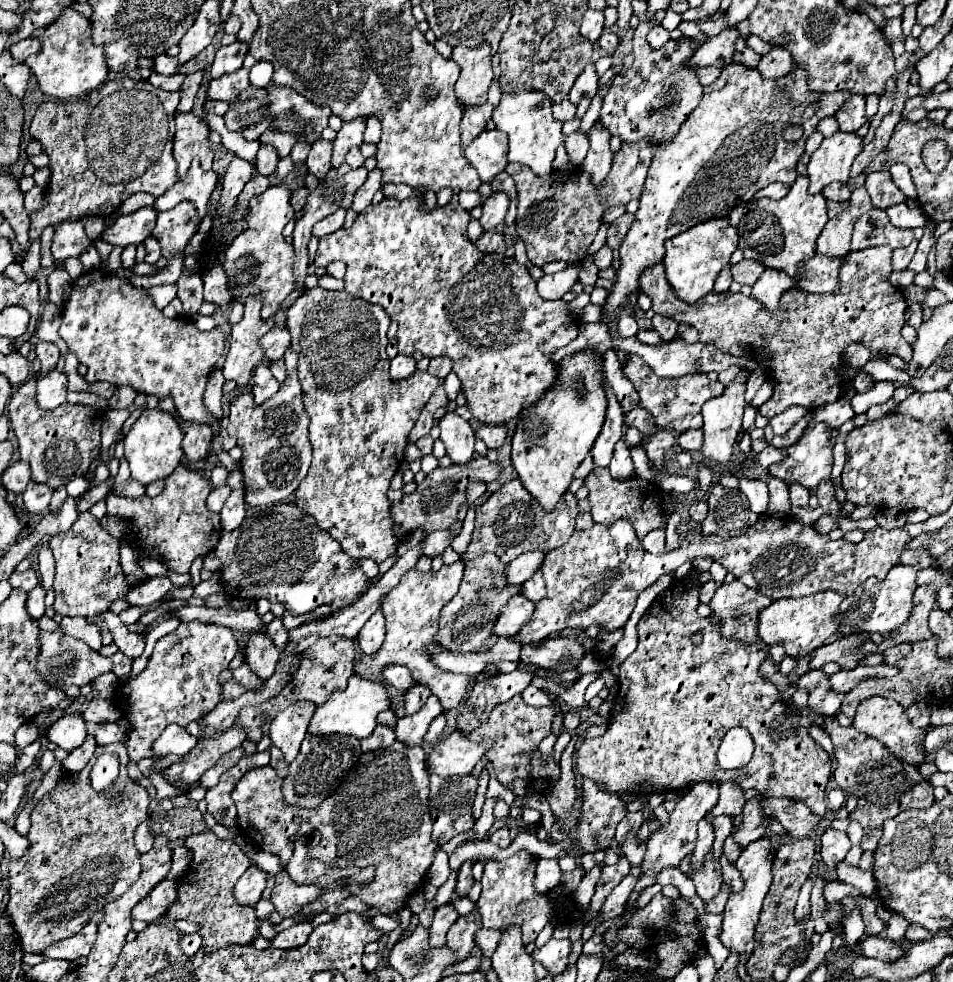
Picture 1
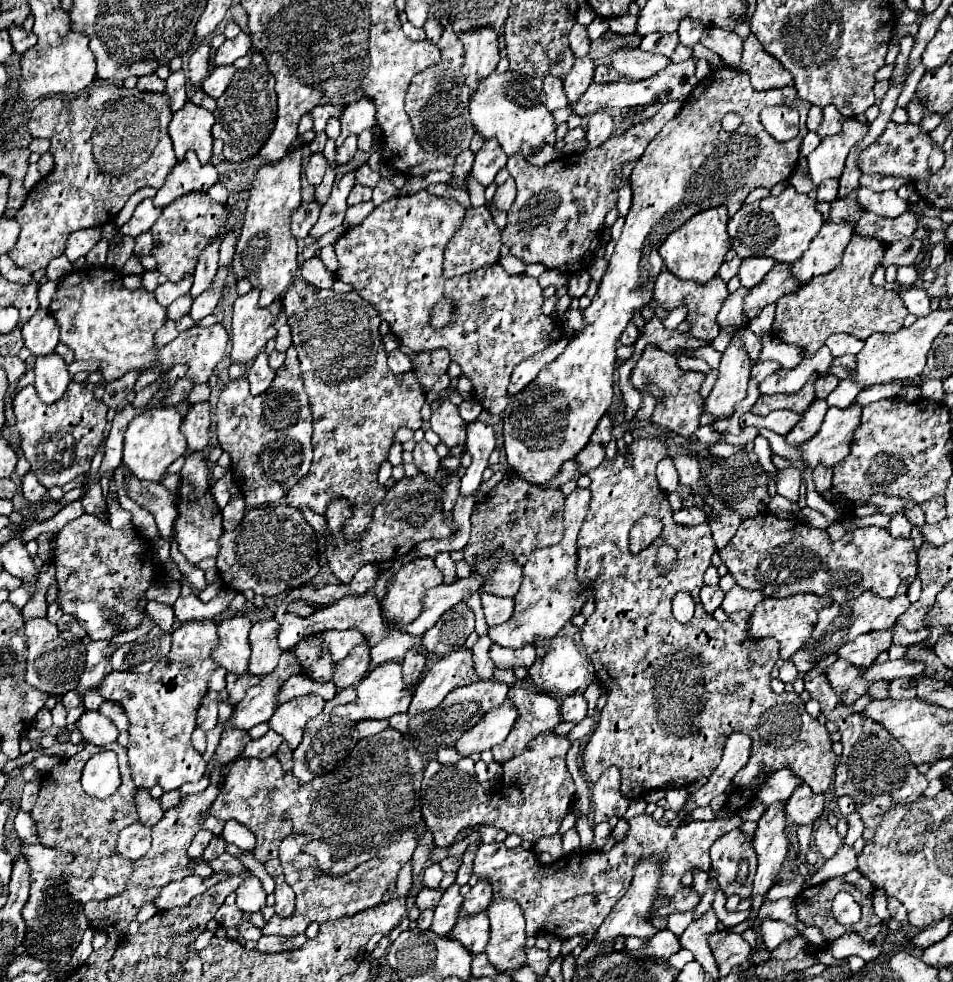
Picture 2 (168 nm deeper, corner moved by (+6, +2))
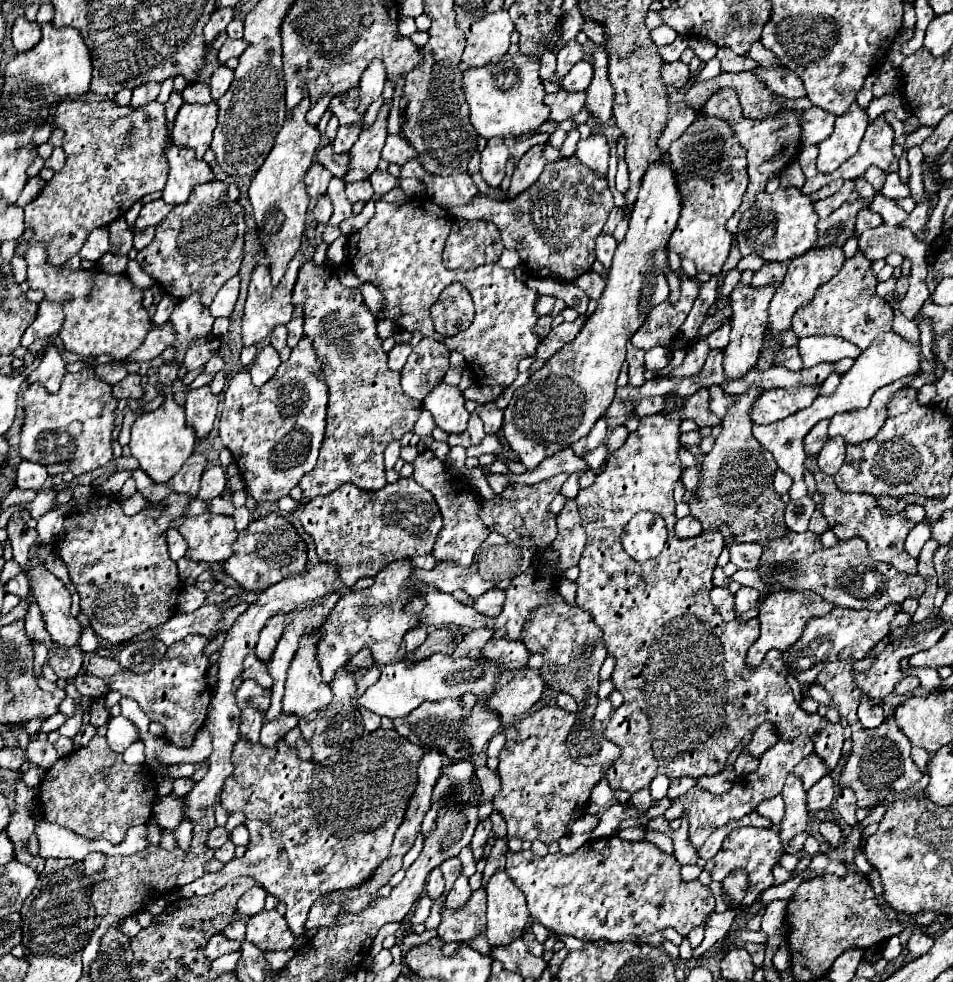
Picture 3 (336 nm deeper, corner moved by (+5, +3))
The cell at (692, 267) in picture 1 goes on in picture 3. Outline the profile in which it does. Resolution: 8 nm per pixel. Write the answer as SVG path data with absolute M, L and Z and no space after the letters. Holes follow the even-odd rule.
M698 116L686 132L672 142L668 160L672 170L676 170L684 202L678 226L668 240L668 250L676 252L680 258L692 260L698 272L718 276L732 244L732 234L726 230L726 220L738 210L746 192L744 148L734 138L728 122L714 116Z

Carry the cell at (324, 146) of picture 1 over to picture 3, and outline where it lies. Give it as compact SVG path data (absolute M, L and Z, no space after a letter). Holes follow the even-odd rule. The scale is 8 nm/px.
M314 162L306 174L306 190L308 190L308 196L312 198L318 198L326 192L328 188L328 182L330 182L332 174L328 174L328 168L320 166L318 162Z

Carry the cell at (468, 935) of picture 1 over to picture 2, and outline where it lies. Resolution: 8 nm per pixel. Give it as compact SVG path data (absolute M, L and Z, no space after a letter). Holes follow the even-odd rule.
M479 879L477 885L471 887L471 891L465 895L465 901L461 905L461 913L459 915L471 915L471 913L479 913L485 911L489 901L491 901L491 883L487 879Z

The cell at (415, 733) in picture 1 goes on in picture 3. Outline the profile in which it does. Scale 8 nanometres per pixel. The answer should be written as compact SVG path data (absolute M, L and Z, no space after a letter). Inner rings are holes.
M478 628L478 630L472 630L464 636L464 640L460 642L460 646L456 646L452 658L466 658L470 650L476 650L476 648L482 648L490 638L492 638L492 630L486 630L486 628Z

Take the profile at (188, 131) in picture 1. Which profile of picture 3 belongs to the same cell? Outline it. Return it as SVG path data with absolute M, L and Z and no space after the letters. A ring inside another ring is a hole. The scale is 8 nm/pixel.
M210 102L206 106L182 104L172 126L172 142L176 146L194 148L196 158L200 160L204 152L210 148L212 130L216 128L216 116L218 116L216 102Z

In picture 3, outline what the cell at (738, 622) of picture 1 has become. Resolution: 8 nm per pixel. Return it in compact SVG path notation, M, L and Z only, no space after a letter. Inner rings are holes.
M742 586L742 588L736 592L734 598L736 598L736 612L742 614L742 612L754 608L754 606L760 602L760 592L754 590L754 588L744 588L744 586Z

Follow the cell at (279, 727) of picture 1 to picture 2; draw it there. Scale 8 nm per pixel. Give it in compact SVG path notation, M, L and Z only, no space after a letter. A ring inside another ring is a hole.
M303 695L297 697L289 703L283 703L277 707L275 715L269 721L269 727L279 733L291 749L295 749L301 739L303 739L303 731L309 719L313 719L315 715L319 715L323 711L323 697L319 695Z

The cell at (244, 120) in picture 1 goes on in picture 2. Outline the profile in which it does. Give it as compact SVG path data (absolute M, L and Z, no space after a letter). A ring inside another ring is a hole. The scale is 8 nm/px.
M253 57L249 67L233 75L227 91L217 99L217 109L213 113L215 113L213 139L225 141L225 147L223 147L225 161L241 163L259 153L259 149L271 135L277 119L275 77L267 69L267 61L263 57Z

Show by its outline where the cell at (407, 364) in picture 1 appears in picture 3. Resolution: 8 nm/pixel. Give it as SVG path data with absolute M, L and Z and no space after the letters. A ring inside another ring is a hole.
M396 344L390 352L388 352L388 368L390 370L402 370L406 364L406 358L410 356L410 346L408 344Z

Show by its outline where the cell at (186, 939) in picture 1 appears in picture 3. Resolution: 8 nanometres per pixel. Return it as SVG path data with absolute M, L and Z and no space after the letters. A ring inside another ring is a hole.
M214 934L206 946L206 958L208 960L216 960L218 956L222 954L228 954L228 952L236 952L240 950L240 942L236 940L228 940L224 934Z

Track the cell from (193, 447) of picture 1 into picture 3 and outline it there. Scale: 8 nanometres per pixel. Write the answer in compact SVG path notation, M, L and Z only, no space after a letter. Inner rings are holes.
M202 386L188 392L186 398L186 422L194 428L196 438L206 438L212 430L216 412L218 412L218 396L210 392L210 386Z

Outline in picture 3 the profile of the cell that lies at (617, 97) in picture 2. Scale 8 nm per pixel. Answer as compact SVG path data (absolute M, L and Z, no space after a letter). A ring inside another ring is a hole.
M554 92L554 94L546 94L544 104L550 110L550 120L554 122L562 122L568 120L576 114L580 114L582 106L586 104L586 92Z

